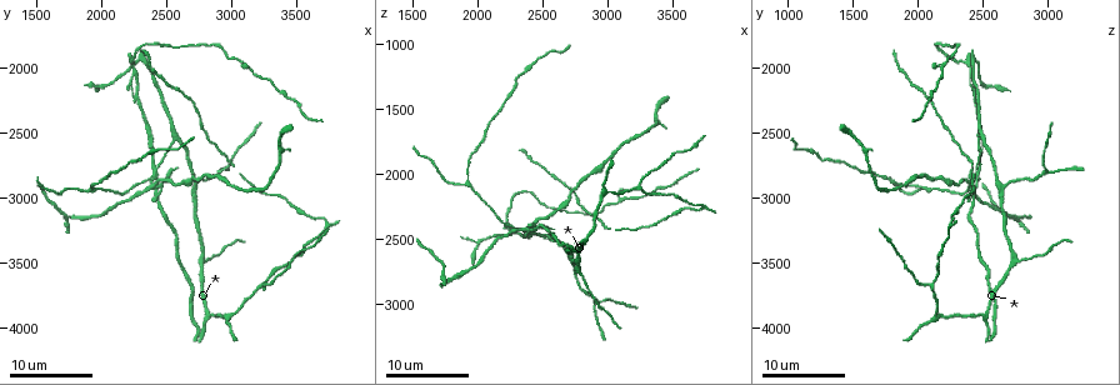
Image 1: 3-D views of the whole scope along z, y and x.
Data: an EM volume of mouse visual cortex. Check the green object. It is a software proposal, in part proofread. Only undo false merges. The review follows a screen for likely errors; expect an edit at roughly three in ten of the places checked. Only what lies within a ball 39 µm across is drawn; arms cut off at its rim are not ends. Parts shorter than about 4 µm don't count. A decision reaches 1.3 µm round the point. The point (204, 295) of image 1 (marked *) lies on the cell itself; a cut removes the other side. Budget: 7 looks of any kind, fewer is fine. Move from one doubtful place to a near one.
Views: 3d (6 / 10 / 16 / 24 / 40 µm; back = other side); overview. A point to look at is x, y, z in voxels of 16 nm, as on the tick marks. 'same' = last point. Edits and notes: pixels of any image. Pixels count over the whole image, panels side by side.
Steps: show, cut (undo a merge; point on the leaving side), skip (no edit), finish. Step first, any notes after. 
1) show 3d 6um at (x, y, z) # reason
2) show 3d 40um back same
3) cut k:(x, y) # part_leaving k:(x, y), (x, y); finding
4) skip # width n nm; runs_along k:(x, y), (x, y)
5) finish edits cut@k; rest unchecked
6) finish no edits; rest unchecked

show 3d 16um at (2740, 2880, 2660)

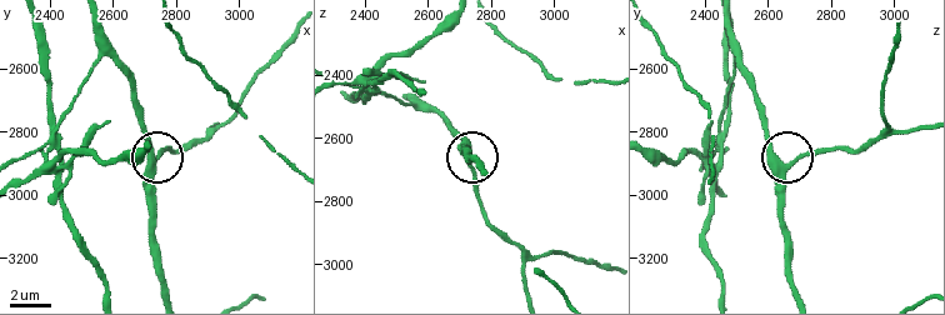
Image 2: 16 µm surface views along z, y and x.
show 3d 10um at (2720, 2900, 2640) # zoom in

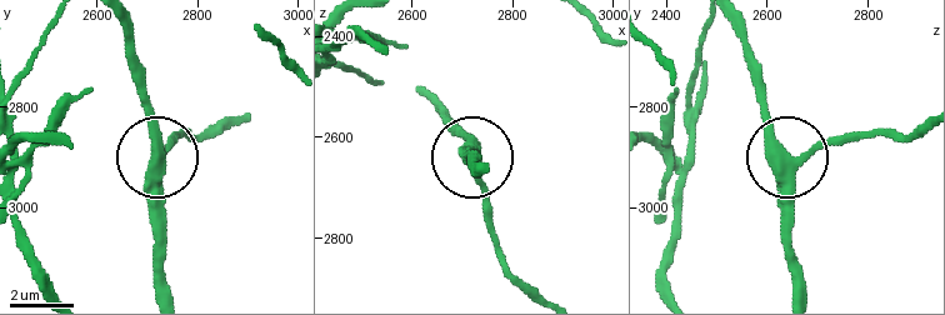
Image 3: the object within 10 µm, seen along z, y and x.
skip # runs_along 3:(799, 288), (789, 161), (878, 135); all the same cell

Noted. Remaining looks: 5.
show 3d 24um at (2920, 2800, 3000)

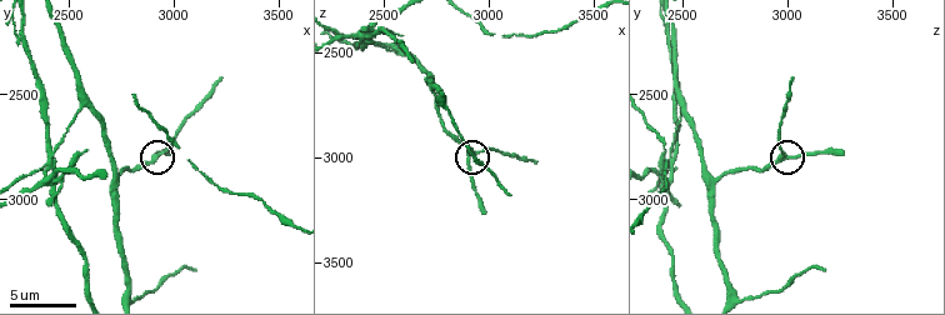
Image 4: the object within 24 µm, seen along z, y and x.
show 3d 10um at (2900, 2810, 2970) # closer look

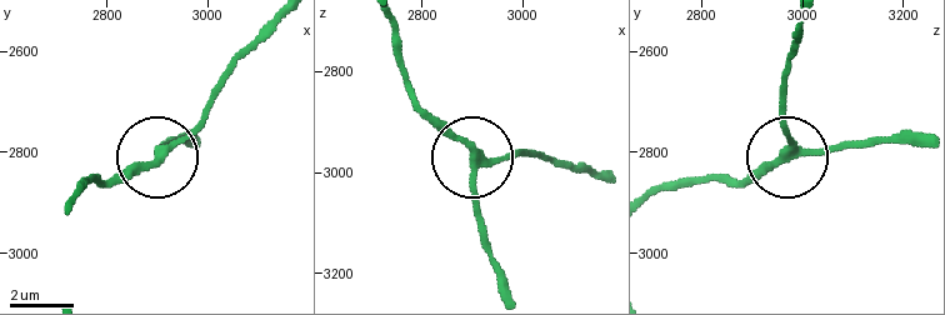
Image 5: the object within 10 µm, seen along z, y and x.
skip # runs_along 5:(394, 26), (410, 91), (469, 156), (480, 234); all the same cell

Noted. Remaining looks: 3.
show 3d 16um at (3240, 3660, 2100) # a fork

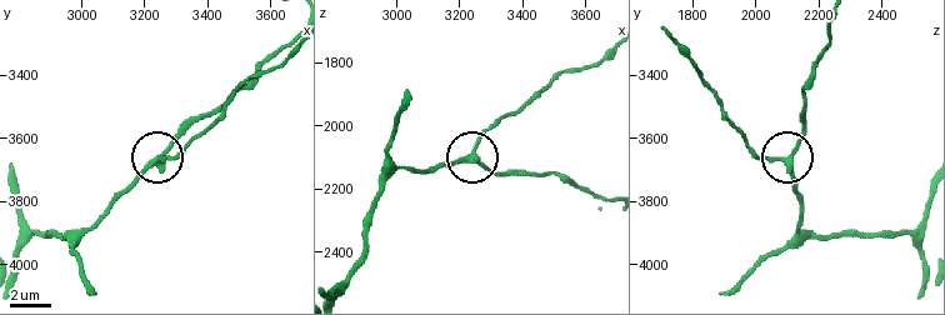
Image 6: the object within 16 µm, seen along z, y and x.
show 3d 10um at (3240, 3670, 2100)

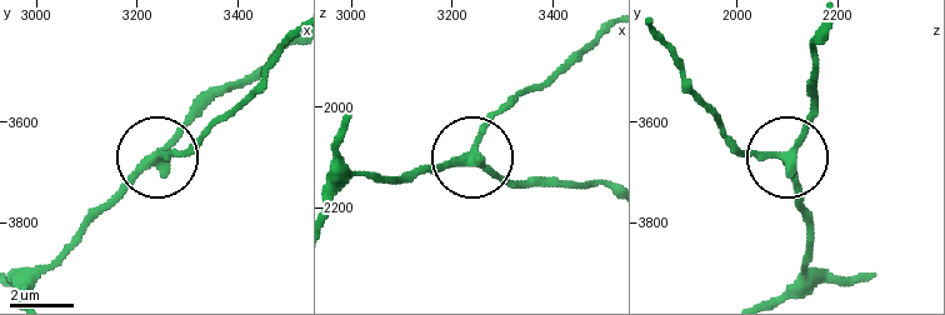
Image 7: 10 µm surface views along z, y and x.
skip # arms 3; runs_along 7:(341, 191), (365, 175), (430, 175), (461, 164), (515, 98); one cell here

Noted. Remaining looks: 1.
finish no edits; rest unchecked

